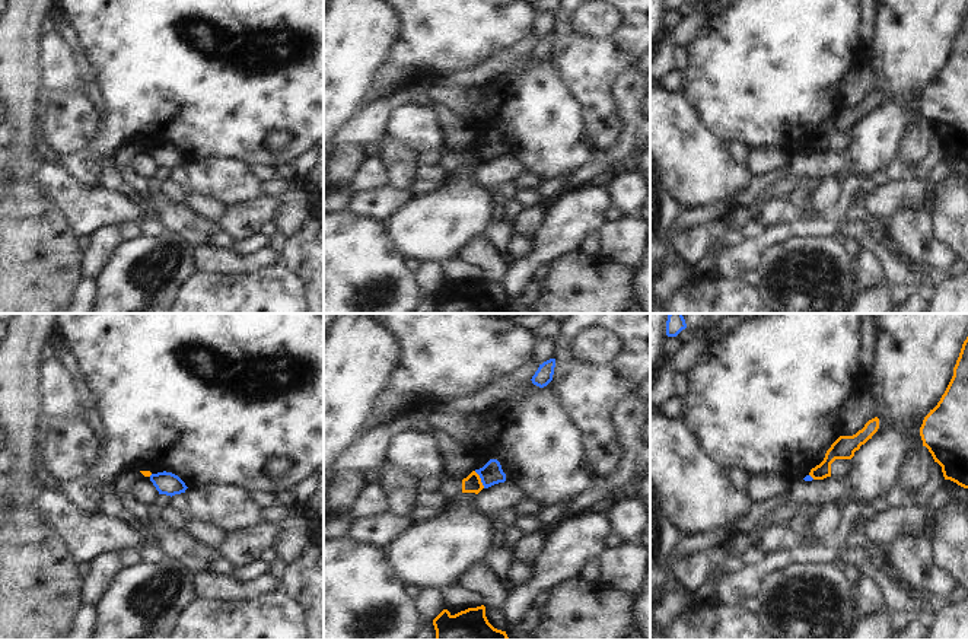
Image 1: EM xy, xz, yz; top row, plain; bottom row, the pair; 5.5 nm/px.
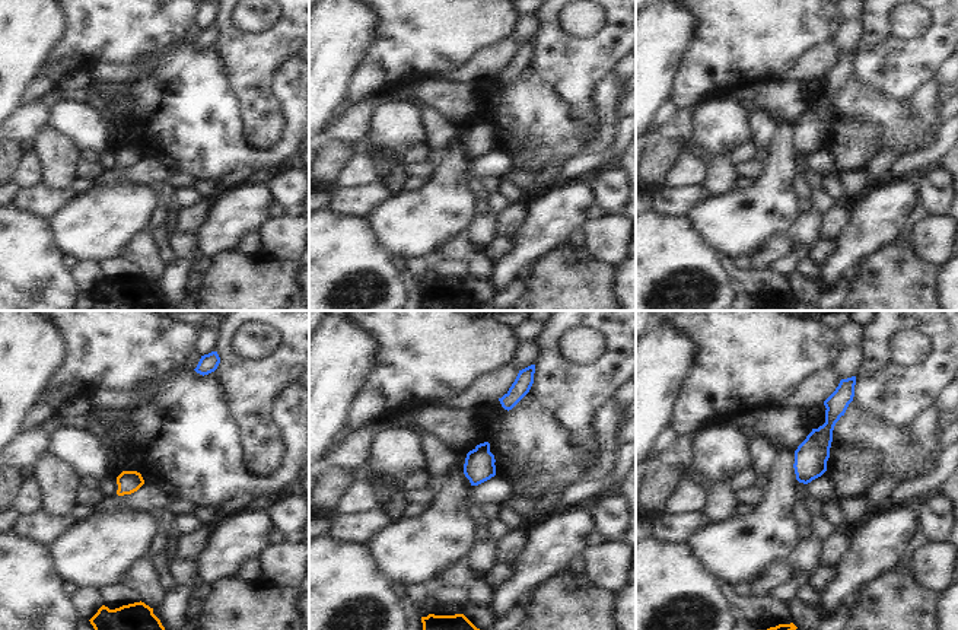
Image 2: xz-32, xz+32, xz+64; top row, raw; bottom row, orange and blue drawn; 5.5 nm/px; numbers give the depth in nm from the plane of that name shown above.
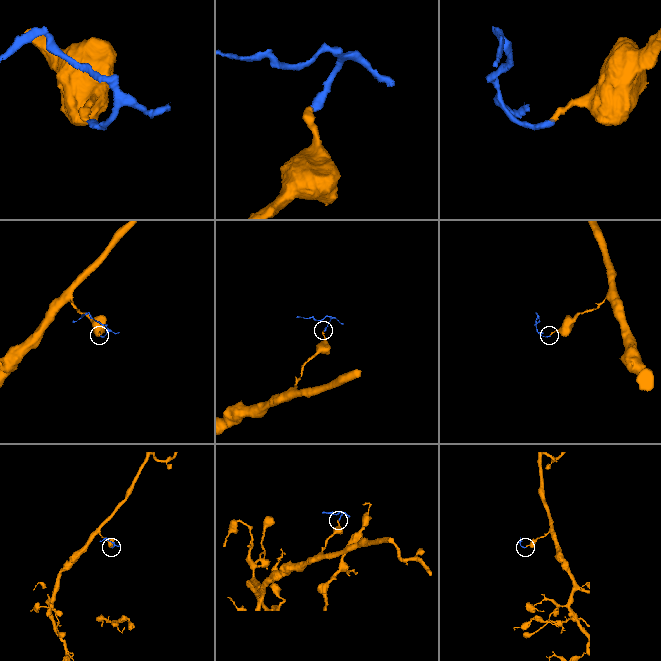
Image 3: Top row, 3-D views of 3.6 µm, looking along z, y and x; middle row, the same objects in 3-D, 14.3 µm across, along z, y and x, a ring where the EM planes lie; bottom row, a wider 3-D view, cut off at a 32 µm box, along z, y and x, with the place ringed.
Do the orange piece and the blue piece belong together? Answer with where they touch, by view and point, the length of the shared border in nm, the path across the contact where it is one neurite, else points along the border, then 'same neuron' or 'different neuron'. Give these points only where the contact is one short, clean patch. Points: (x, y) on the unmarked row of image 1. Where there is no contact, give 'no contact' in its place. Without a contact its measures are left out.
meets orange in xz at (480, 153); contact 110 nm long; border along xz (474, 145), (484, 161); different neuron

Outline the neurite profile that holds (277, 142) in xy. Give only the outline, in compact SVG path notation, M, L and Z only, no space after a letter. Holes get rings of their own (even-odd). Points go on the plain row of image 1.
M274 131L271 133L267 140L265 146L271 153L283 153L287 150L294 141L294 134L290 131Z

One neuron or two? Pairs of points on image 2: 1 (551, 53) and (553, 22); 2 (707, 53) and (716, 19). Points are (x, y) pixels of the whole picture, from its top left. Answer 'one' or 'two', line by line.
1: one
2: one

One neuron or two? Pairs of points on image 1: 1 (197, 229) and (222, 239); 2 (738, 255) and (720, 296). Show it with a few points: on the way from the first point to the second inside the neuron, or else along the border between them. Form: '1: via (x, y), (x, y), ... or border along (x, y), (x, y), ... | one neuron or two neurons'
1: via (203, 232), (216, 236) | one neuron
2: border along (720, 277), (744, 282) | two neurons

